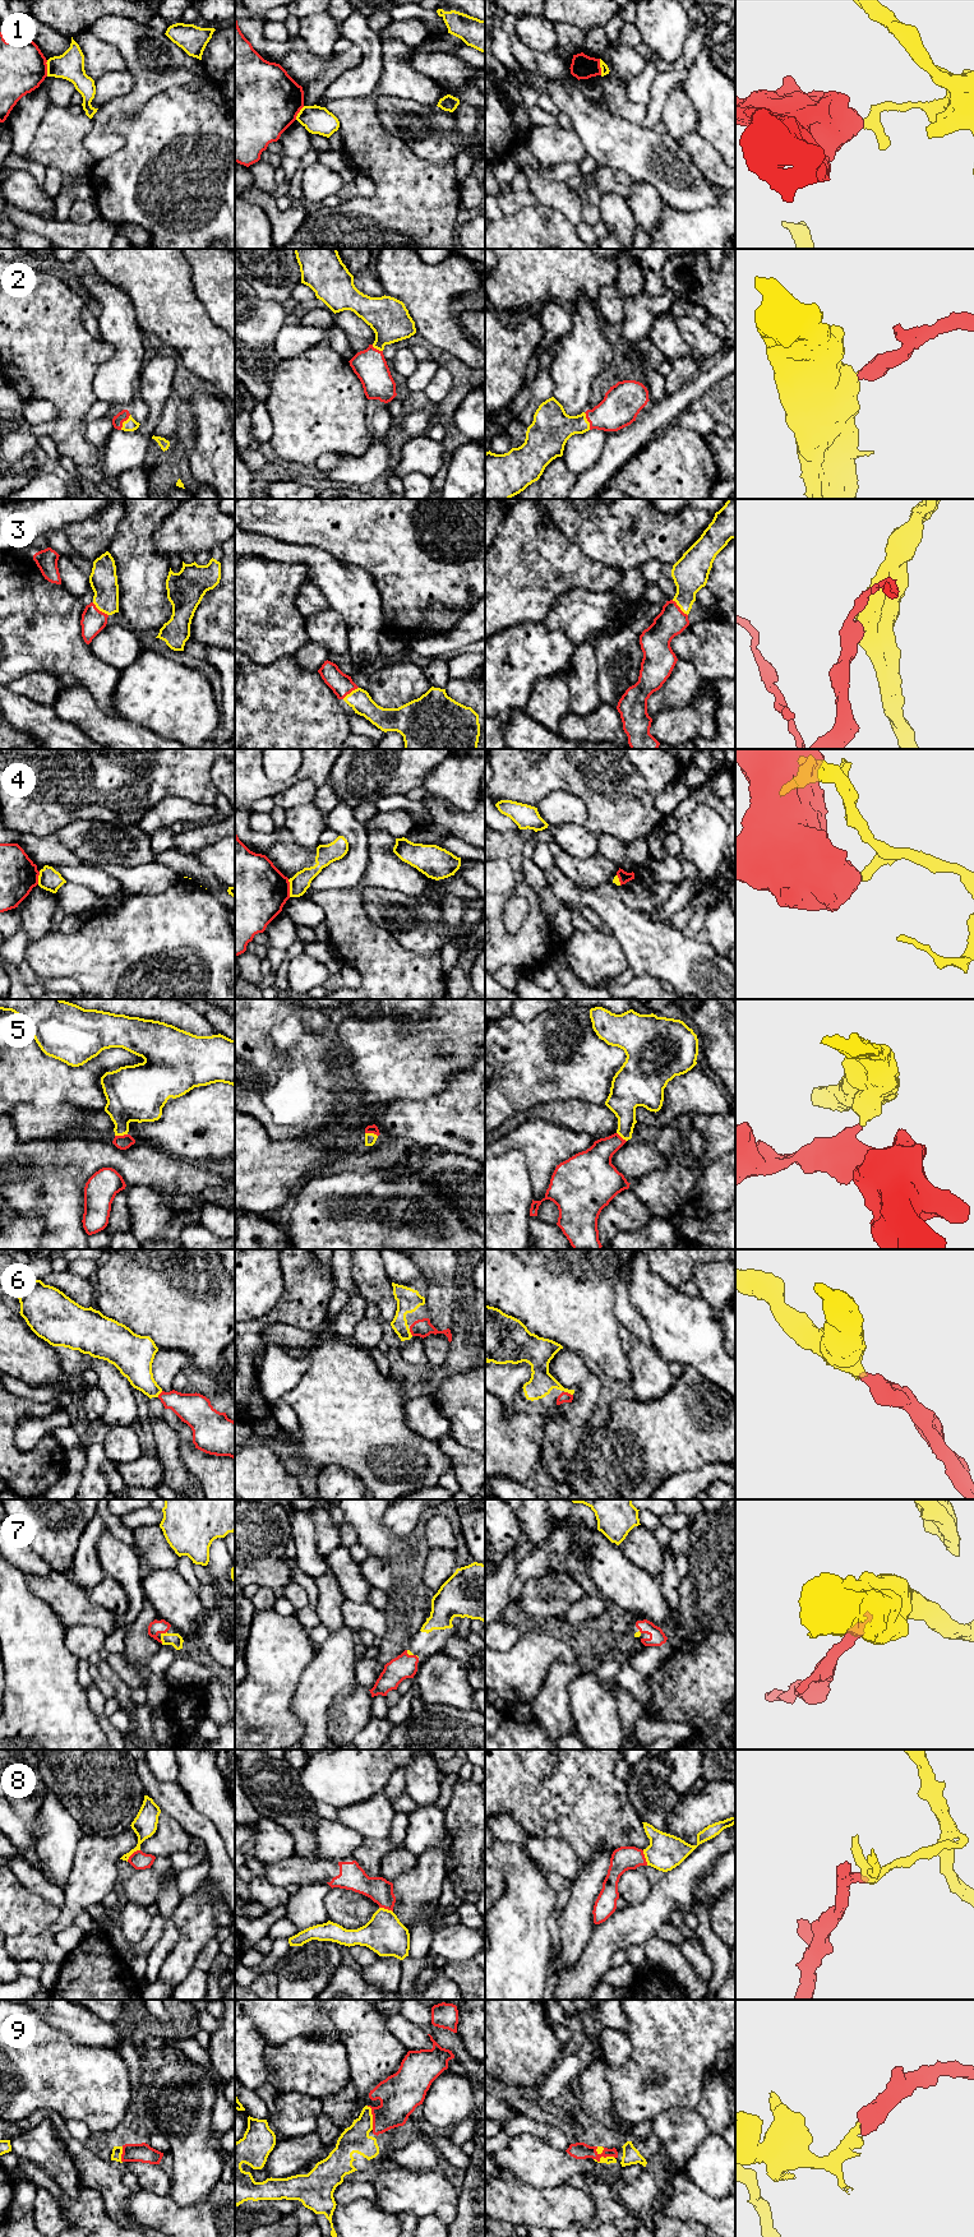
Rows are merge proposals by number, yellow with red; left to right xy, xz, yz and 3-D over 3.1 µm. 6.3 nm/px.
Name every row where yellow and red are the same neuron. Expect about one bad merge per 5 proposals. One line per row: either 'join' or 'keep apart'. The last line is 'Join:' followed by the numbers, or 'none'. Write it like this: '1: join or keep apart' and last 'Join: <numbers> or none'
1: keep apart
2: join
3: join
4: keep apart
5: join
6: join
7: join
8: keep apart
9: join
Join: 2, 3, 5, 6, 7, 9

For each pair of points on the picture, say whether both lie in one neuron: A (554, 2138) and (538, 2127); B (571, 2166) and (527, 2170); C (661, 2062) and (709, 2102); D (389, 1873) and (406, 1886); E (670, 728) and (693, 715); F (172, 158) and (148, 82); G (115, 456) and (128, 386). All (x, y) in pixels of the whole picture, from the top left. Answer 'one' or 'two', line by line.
A: one
B: one
C: two
D: two
E: one
F: two
G: two

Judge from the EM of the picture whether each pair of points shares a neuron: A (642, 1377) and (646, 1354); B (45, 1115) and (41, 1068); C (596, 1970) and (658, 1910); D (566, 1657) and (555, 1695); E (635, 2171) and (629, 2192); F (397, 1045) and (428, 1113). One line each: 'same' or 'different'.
A: same
B: different
C: same
D: different
E: different
F: different

